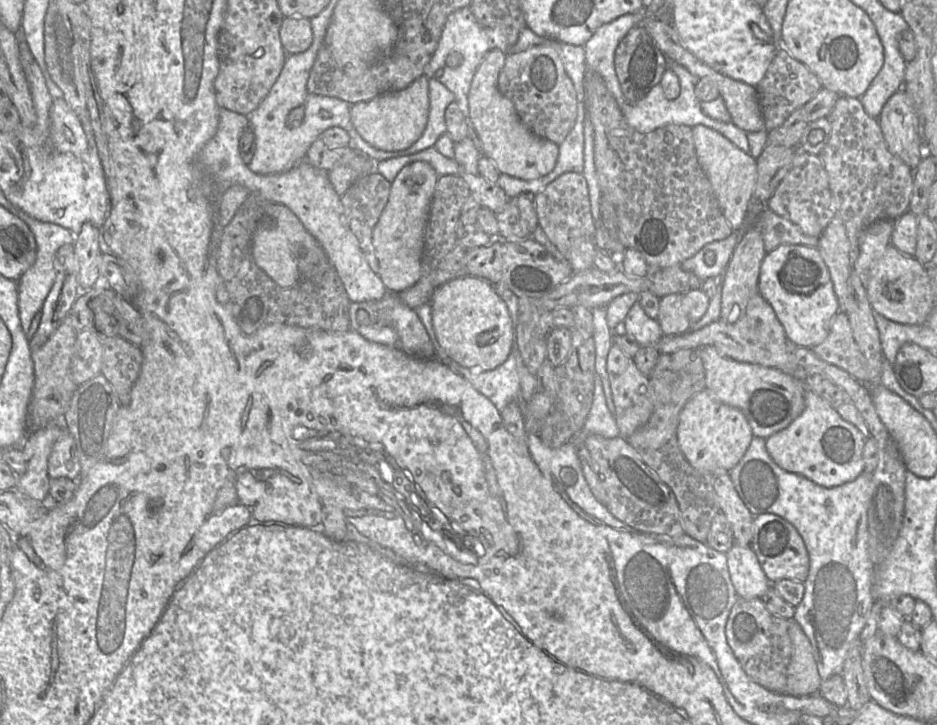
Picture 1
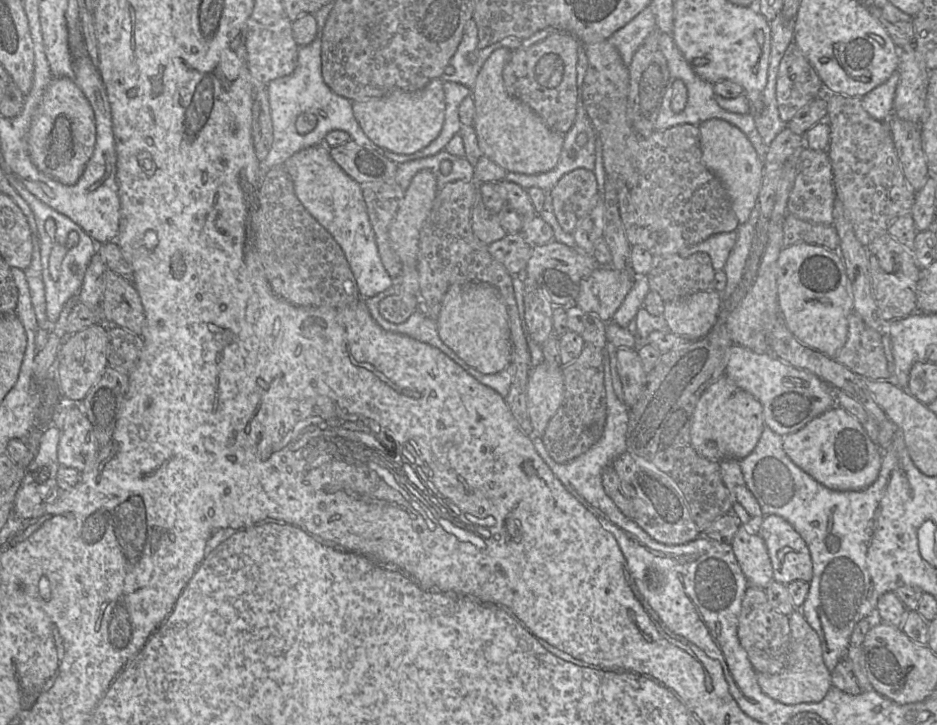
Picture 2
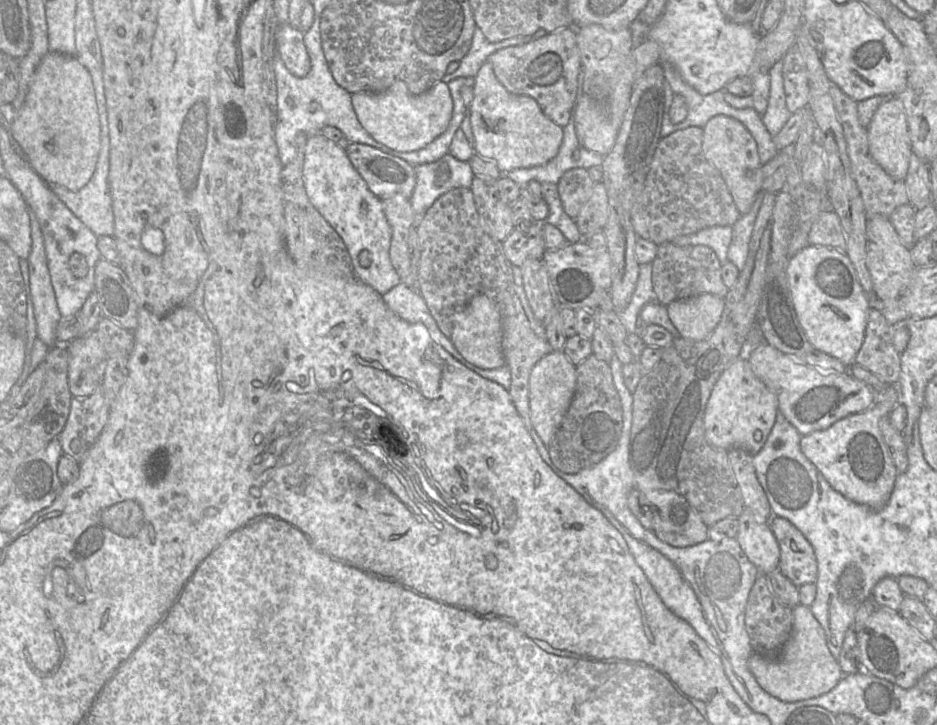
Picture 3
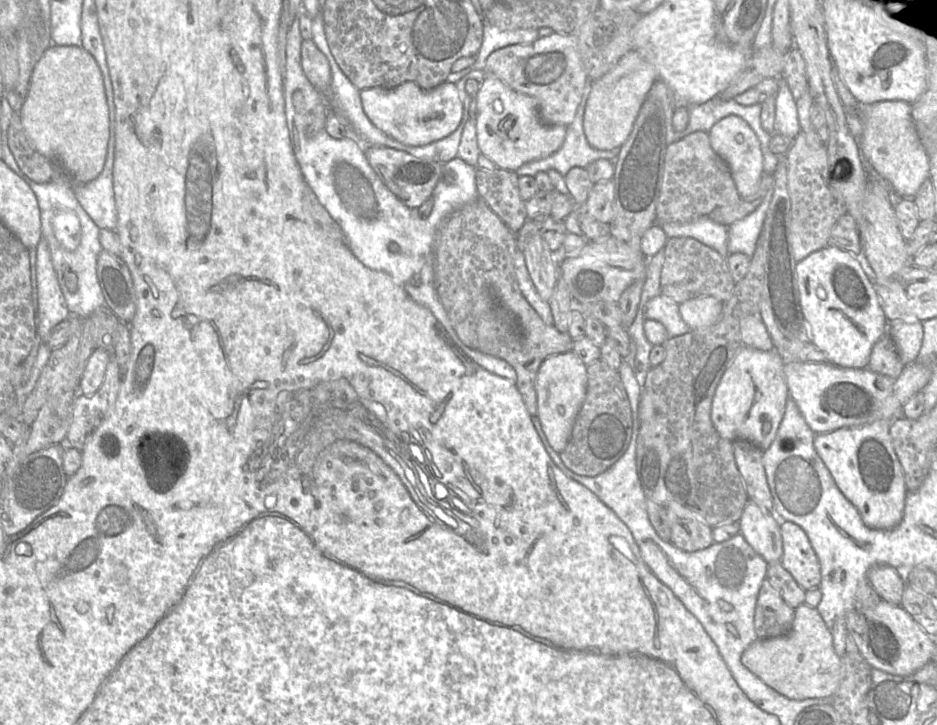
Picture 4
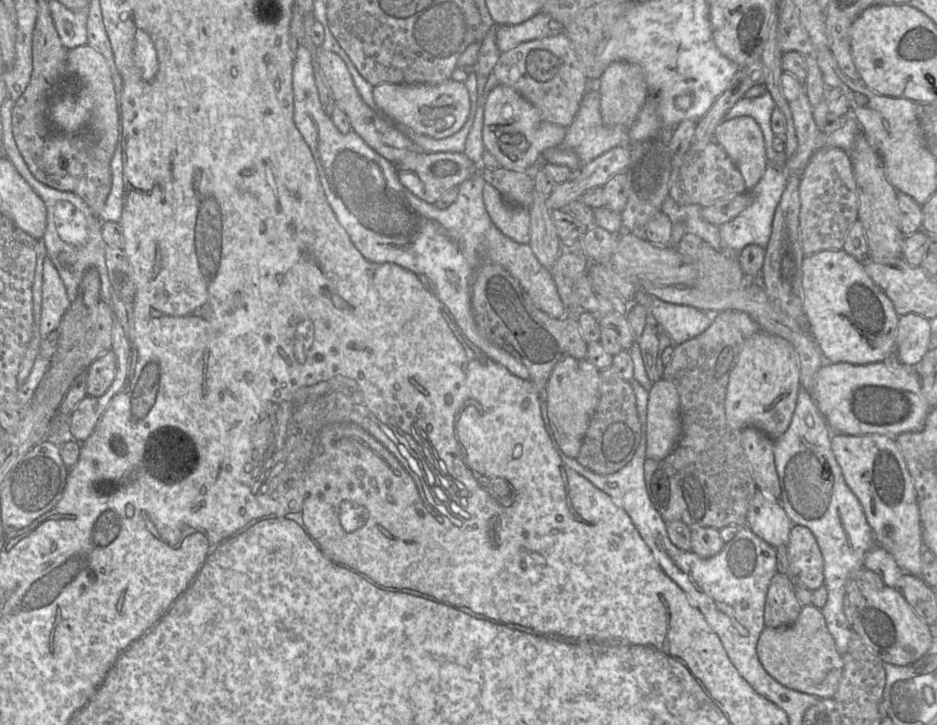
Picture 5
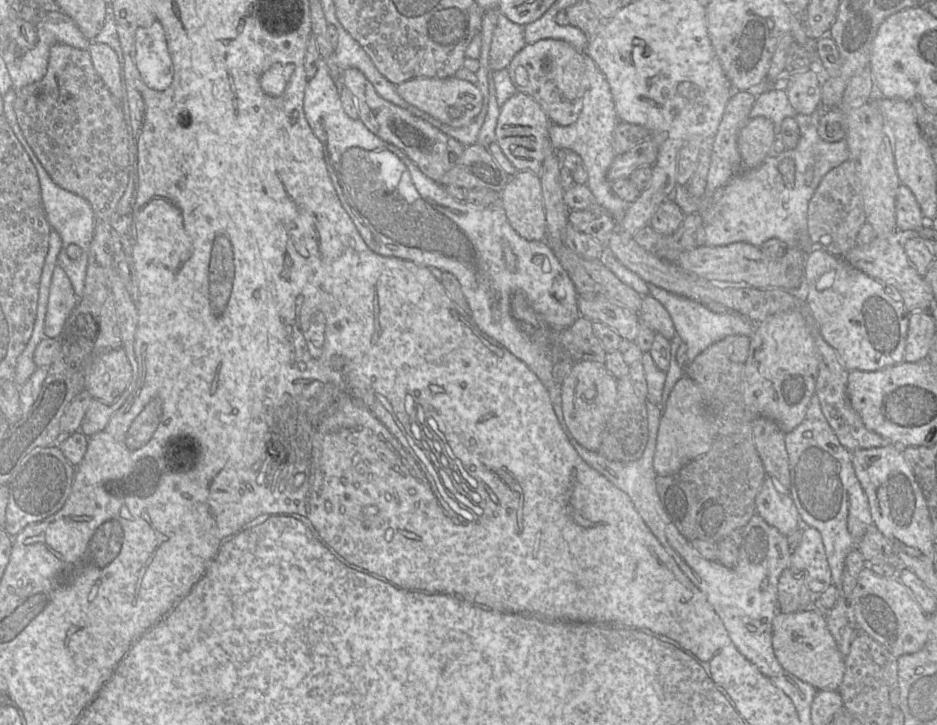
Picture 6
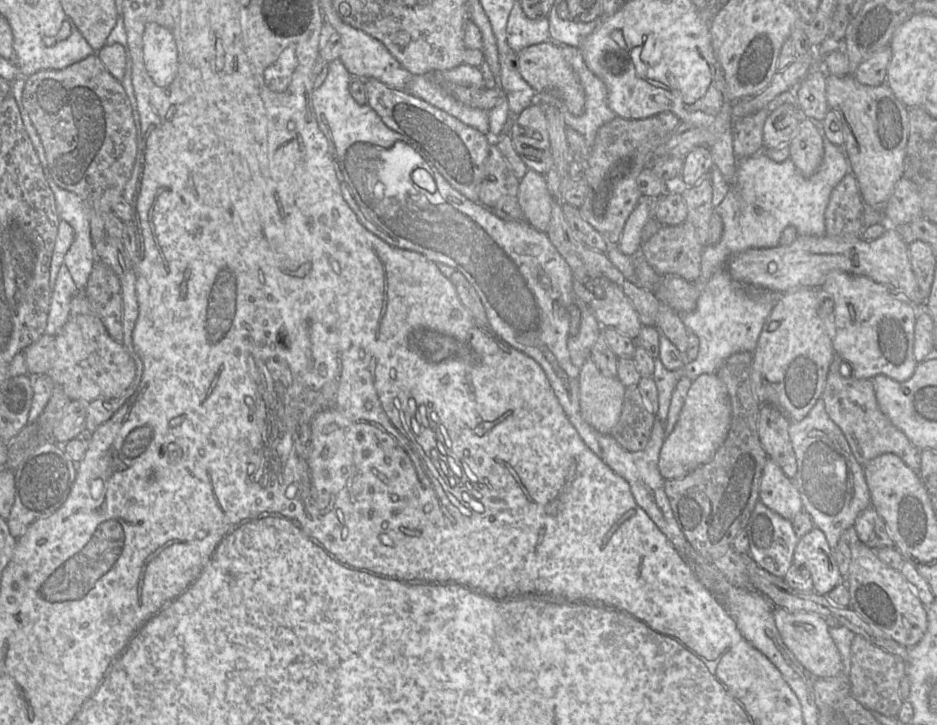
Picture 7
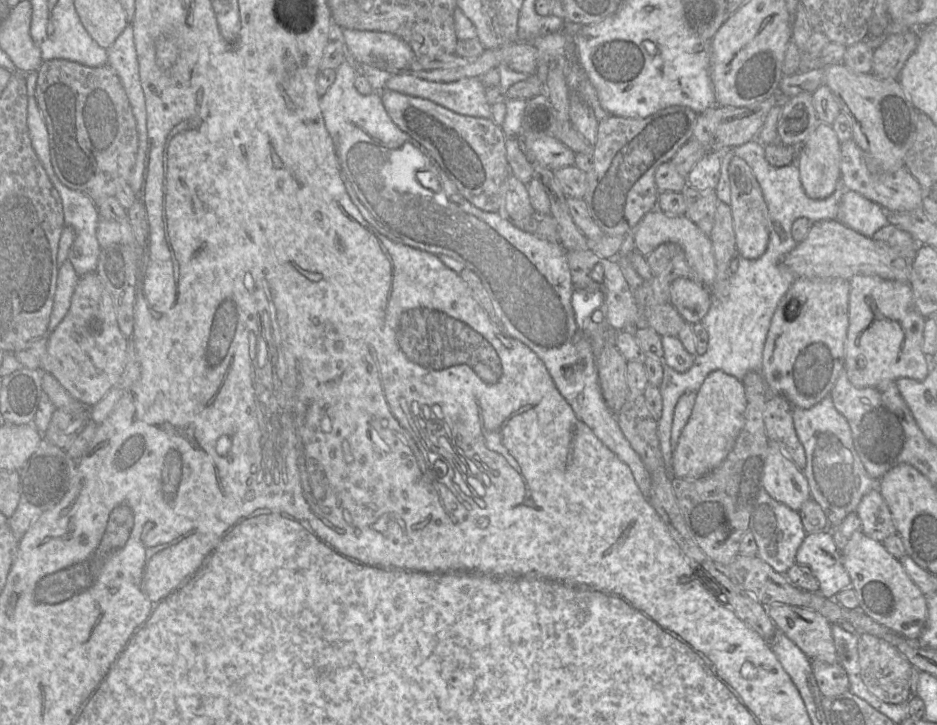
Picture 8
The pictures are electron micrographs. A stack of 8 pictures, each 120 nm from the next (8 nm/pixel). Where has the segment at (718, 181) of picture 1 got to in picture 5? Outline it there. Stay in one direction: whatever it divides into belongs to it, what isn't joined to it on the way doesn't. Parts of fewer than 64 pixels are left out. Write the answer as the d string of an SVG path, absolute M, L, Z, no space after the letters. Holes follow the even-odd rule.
M750 116L735 117L722 121L714 135L715 141L742 174L746 189L751 190L767 167L764 137L759 124Z

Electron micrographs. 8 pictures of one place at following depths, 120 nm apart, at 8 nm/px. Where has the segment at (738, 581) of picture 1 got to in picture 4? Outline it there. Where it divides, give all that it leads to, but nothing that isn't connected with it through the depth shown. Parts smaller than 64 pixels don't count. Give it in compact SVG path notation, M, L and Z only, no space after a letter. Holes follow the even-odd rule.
M748 501L739 520L740 531L754 551L767 563L780 561L783 542L780 524L755 502Z

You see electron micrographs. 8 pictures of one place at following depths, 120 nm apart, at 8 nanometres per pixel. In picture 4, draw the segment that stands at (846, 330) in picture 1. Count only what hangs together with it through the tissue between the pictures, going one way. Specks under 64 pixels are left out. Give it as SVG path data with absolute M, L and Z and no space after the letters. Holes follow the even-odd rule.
M888 325L888 331L874 344L866 368L877 374L896 379L901 374L904 367L905 366L901 361L898 355L898 351L889 334L889 325Z

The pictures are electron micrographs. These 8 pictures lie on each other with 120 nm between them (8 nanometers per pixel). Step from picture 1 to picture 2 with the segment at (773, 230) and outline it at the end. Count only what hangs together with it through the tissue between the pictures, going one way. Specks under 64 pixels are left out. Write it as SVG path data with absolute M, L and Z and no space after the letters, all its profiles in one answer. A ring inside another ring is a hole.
M786 214L783 220L784 246L801 242L820 245L830 250L838 250L840 246L840 238L833 224L810 223Z

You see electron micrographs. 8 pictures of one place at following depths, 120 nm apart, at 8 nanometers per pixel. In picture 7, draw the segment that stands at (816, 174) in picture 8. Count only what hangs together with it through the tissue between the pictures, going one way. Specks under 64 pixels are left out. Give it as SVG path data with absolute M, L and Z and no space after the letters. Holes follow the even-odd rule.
M808 119L800 122L796 137L789 143L790 159L799 173L810 178L820 167L823 156L823 136Z

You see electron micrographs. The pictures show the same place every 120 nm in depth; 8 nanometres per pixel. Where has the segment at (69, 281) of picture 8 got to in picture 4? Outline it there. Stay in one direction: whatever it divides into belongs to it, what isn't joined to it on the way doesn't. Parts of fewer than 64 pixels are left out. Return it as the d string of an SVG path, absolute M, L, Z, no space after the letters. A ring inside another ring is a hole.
M42 235L36 250L38 333L41 343L46 343L52 329L67 320L70 312L53 268L47 241Z

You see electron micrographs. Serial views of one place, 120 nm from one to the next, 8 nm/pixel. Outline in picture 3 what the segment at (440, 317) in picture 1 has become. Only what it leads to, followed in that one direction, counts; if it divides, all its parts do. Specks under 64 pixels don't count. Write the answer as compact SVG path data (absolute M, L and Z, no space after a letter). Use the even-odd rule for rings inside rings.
M486 295L474 296L454 315L450 340L462 357L482 369L496 369L506 364L502 351L502 318L495 303Z

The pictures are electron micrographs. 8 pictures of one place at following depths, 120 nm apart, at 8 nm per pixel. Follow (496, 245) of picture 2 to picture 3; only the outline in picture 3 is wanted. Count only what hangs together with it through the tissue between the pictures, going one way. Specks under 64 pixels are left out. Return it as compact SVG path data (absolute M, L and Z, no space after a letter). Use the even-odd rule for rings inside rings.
M534 220L527 228L516 228L502 241L503 251L512 266L521 267L528 259L540 259L546 251L544 221Z

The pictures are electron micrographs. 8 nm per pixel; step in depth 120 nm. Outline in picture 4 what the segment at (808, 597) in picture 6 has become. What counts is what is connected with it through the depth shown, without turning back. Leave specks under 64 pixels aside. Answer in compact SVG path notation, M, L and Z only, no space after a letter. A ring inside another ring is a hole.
M765 578L758 594L754 627L758 639L769 639L789 632L794 609L782 599L779 591Z

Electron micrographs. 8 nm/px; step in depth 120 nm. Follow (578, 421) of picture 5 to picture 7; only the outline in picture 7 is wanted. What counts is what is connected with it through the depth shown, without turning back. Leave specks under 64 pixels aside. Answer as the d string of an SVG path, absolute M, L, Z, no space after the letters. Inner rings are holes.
M588 357L579 374L579 406L584 420L602 434L611 434L622 411L626 387L617 377L604 375Z

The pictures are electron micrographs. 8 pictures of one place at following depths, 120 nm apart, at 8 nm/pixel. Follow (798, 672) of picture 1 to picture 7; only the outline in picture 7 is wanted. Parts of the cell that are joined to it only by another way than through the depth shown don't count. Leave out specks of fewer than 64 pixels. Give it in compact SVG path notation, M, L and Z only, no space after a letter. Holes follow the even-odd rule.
M775 606L773 616L783 643L813 677L828 678L843 672L841 655L829 633L830 626L825 618L814 613L791 612Z

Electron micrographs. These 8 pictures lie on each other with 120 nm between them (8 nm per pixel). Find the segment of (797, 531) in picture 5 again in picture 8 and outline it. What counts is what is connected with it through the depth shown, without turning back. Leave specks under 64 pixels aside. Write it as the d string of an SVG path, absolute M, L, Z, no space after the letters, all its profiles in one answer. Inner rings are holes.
M831 531L807 533L796 553L796 563L810 569L819 582L819 591L826 598L834 598L841 590L851 587L851 578L844 567L841 552L838 550Z

